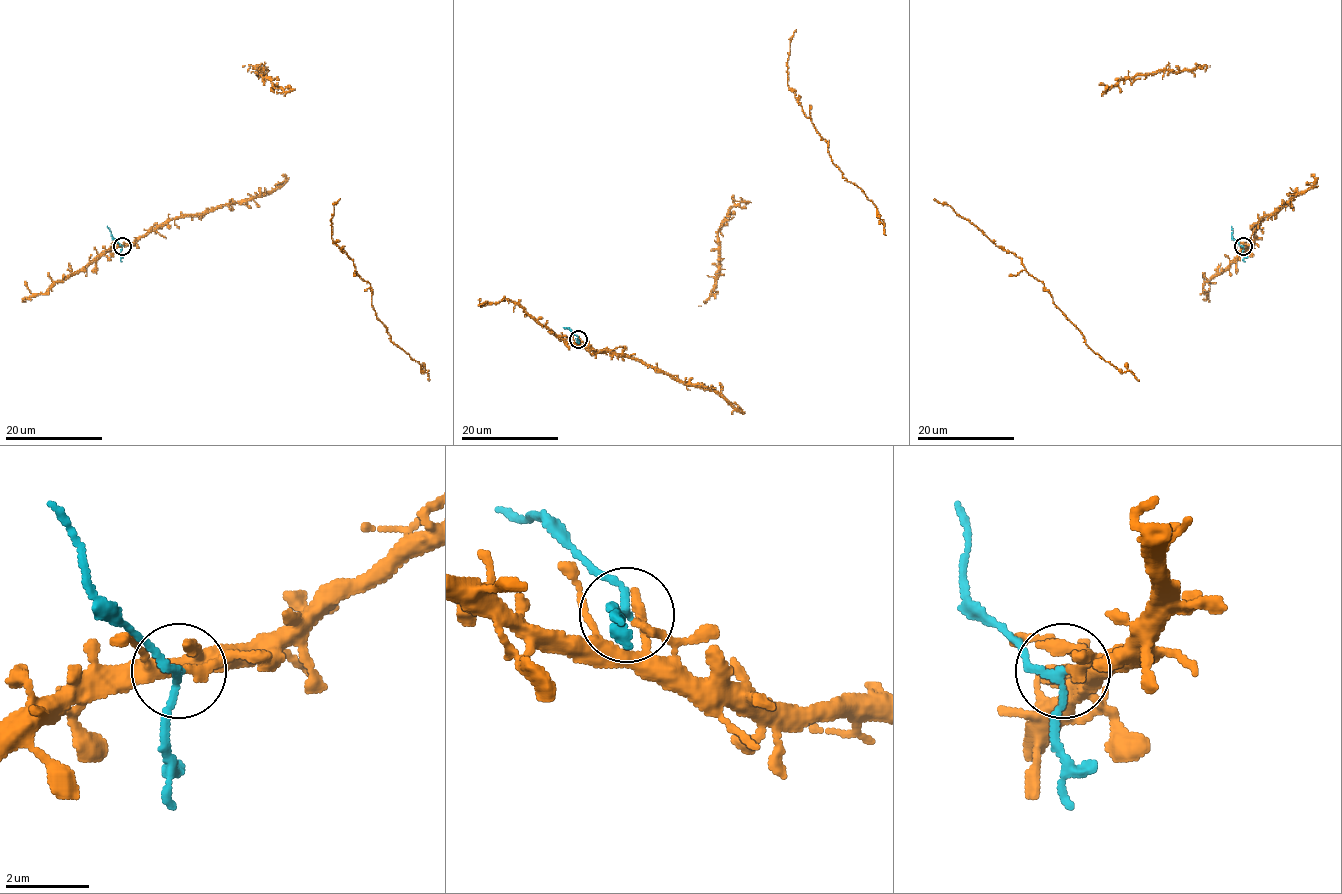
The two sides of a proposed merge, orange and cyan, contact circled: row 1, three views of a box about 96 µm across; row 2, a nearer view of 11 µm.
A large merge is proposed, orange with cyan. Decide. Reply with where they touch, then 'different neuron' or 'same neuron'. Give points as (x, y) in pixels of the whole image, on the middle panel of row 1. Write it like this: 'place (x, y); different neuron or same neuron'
place (578, 339); different neuron

